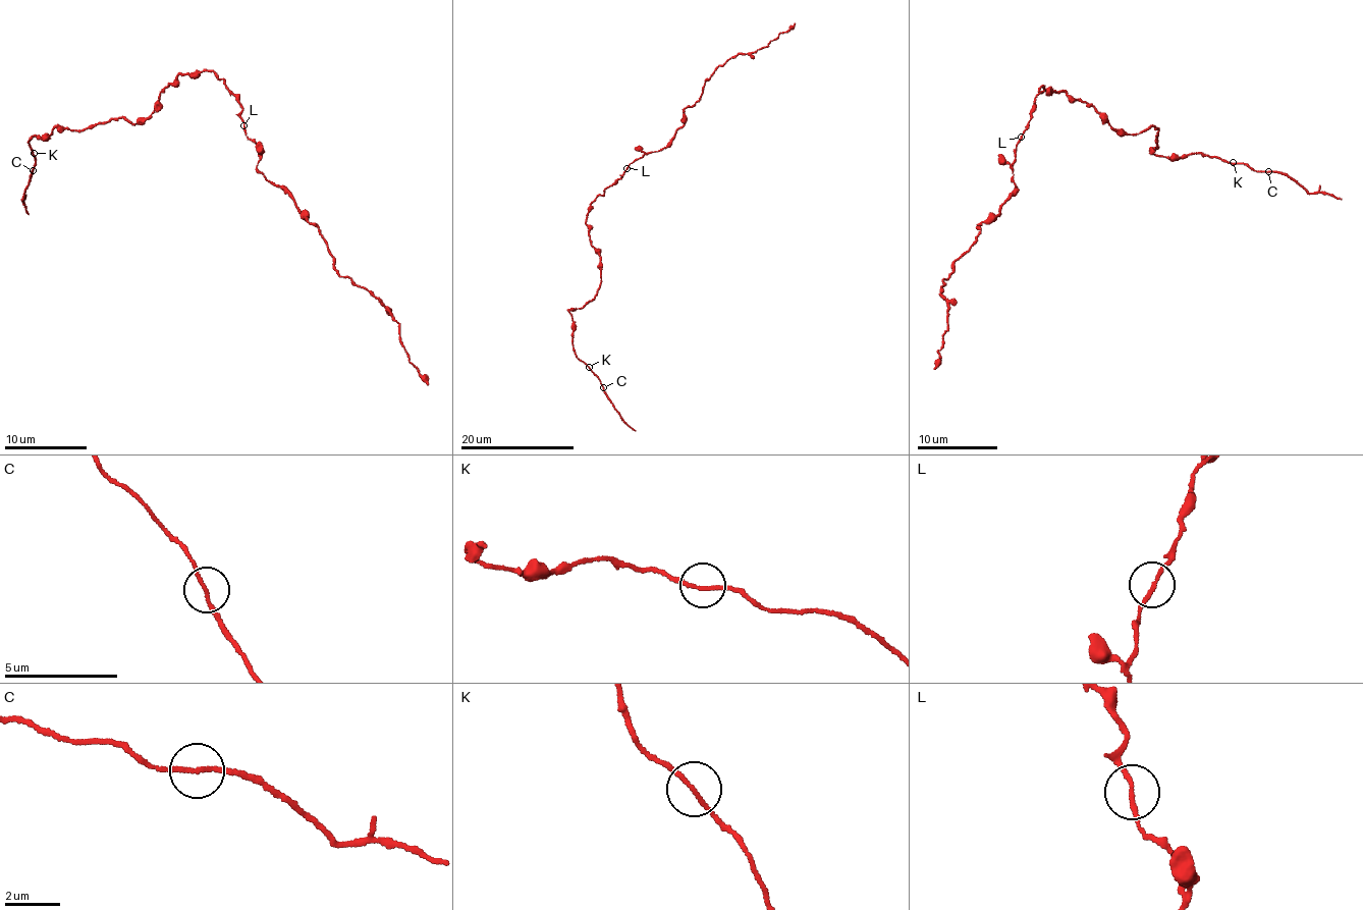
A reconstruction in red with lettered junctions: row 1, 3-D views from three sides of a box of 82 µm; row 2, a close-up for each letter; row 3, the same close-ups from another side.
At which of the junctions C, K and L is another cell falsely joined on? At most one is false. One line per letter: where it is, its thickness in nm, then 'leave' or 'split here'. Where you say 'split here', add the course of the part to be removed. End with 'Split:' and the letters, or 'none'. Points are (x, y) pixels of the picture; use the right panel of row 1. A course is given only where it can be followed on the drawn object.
C: (1268, 171) | 140 nm | split here | (1268, 172), (1284, 173), (1312, 193), (1326, 192), (1341, 199)
K: (1233, 162) | 140 nm | leave
L: (1021, 137) | 150 nm | leave
Split: C

